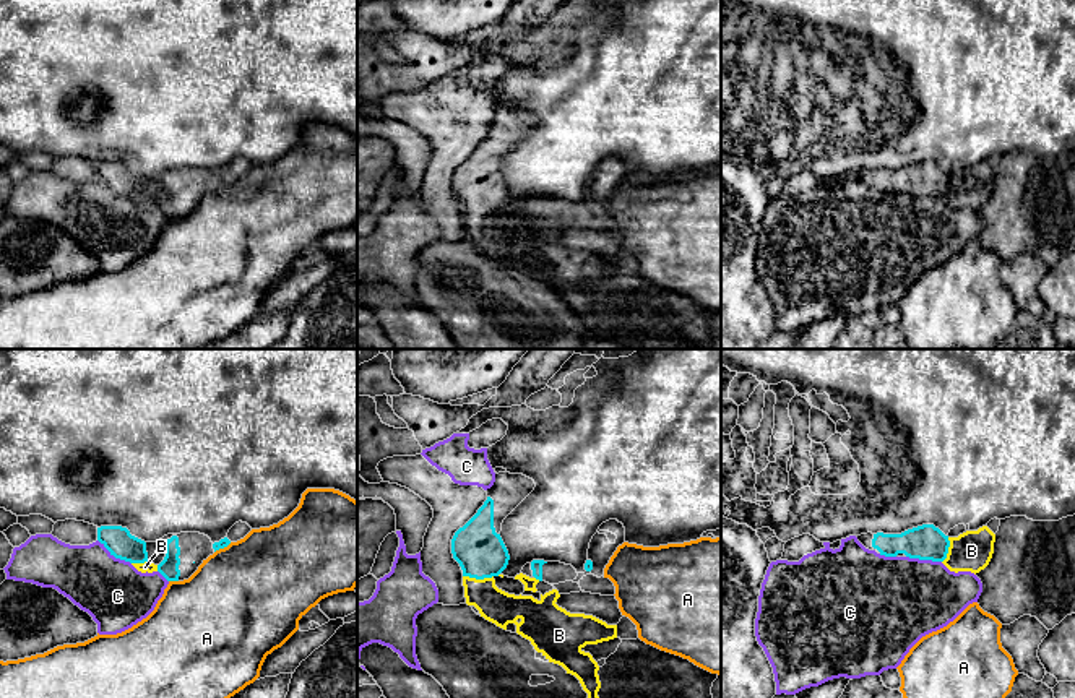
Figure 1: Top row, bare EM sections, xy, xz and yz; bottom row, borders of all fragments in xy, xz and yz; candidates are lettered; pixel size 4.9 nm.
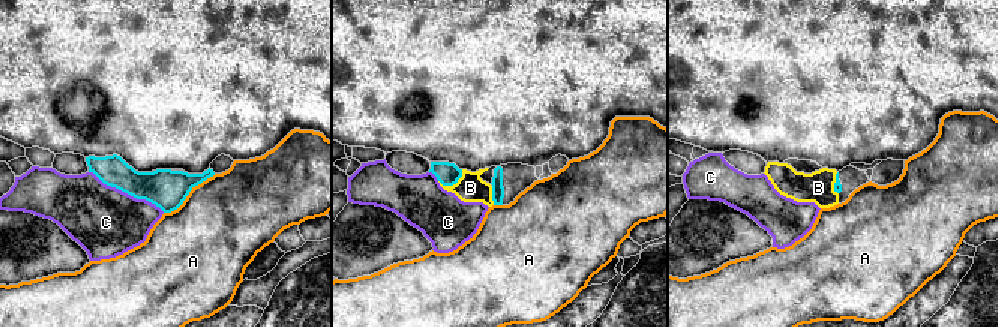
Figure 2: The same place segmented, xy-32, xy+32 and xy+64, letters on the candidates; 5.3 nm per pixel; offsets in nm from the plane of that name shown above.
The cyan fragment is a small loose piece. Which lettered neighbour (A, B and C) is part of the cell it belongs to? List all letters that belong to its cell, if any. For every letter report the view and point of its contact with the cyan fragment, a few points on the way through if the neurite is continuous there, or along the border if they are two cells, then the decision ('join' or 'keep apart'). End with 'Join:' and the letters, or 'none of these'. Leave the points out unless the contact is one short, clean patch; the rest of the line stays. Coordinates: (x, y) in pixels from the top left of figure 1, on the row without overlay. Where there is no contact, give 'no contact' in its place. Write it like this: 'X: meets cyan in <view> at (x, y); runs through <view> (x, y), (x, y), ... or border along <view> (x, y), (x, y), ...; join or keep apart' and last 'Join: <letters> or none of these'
A: meets cyan in xy at (174, 216); border along xy (169, 216), (177, 218); keep apart
B: meets cyan in xz at (478, 215); runs through xz (479, 187), (478, 215), (479, 226), (494, 241); join
C: meets cyan in xy at (114, 192); keep apart
Join: B

